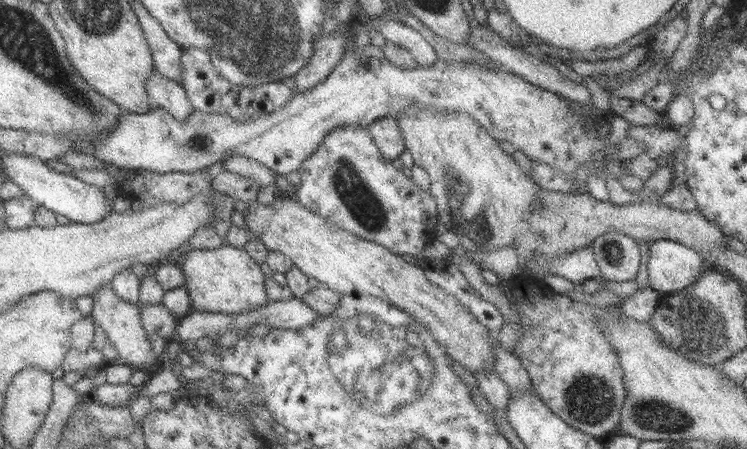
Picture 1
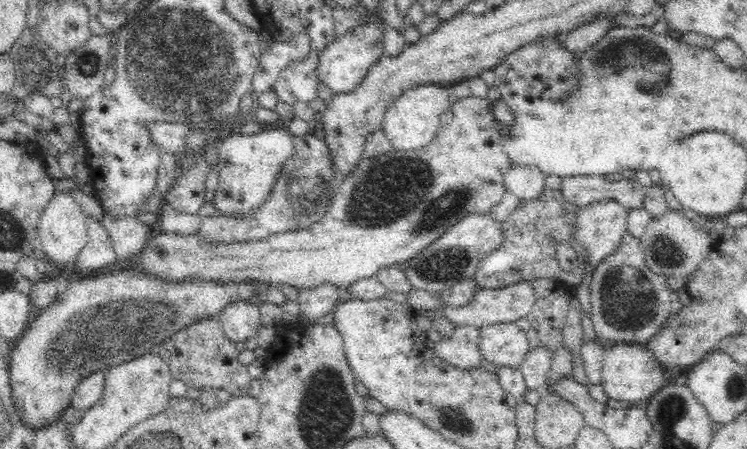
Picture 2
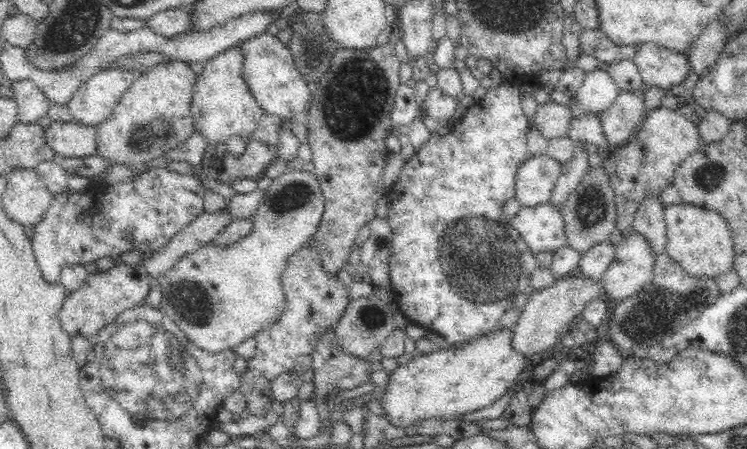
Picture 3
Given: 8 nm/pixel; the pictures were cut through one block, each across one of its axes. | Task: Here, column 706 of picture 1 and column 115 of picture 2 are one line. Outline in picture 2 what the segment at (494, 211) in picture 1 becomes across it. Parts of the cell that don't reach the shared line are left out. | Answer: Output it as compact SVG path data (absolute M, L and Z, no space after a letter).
M103 206L102 209L102 224L109 234L117 259L128 260L138 256L150 237L149 225L142 223L138 217L110 216Z

